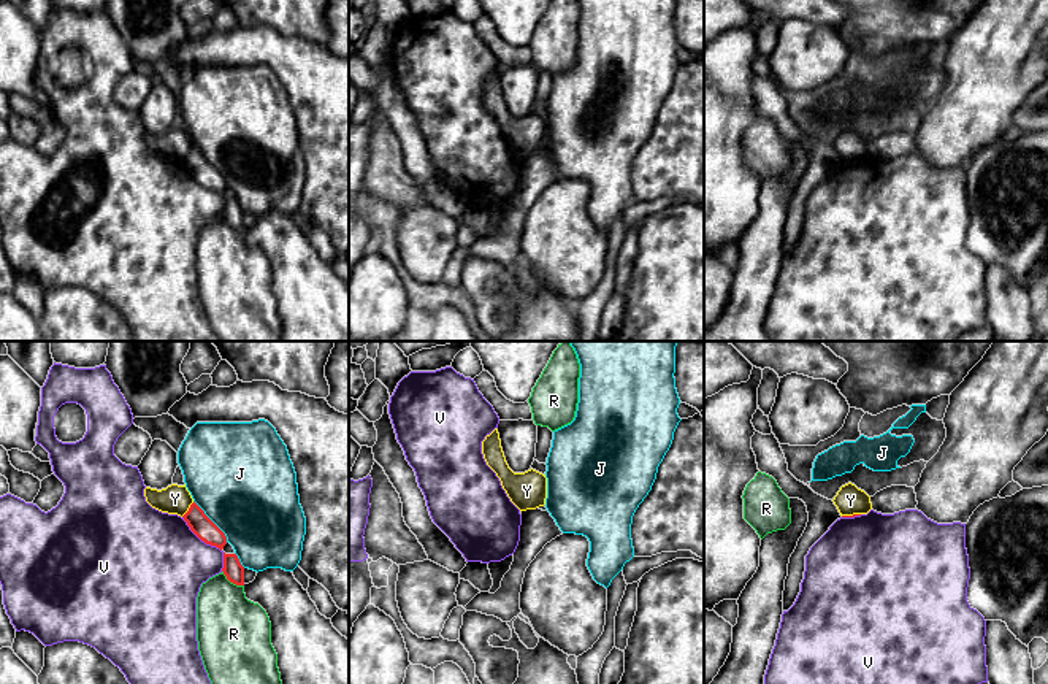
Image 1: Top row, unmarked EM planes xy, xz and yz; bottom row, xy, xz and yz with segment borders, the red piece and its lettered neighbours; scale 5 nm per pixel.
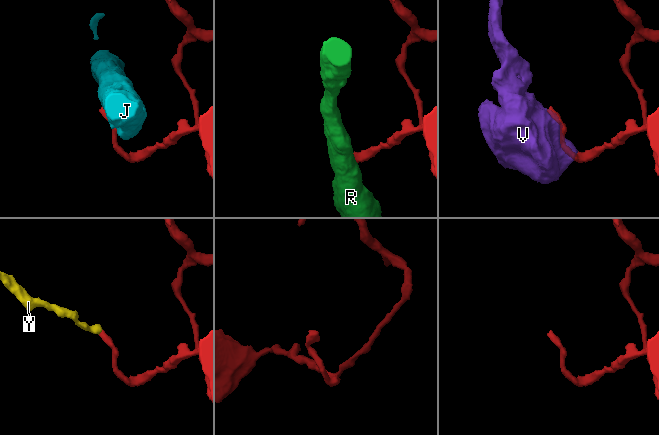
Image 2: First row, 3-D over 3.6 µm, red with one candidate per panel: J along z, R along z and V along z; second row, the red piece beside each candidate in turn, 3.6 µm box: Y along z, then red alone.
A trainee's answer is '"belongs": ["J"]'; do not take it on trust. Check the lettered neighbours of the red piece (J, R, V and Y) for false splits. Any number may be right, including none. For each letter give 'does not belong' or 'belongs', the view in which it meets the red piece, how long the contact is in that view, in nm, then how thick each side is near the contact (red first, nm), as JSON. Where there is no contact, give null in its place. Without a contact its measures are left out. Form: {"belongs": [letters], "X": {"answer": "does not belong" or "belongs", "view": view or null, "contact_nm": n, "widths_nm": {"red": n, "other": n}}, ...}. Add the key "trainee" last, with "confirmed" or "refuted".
{"belongs": [], "J": {"answer": "does not belong", "view": "xy", "contact_nm": 280, "widths_nm": {"red": 110, "other": 500}}, "R": {"answer": "does not belong", "view": "xy", "contact_nm": 140, "widths_nm": {"red": 100, "other": 360}}, "V": {"answer": "does not belong", "view": "xy", "contact_nm": 340, "widths_nm": {"red": 110, "other": 420}}, "Y": {"answer": "does not belong", "view": "xy", "contact_nm": 100, "widths_nm": {"red": 110, "other": 150}}, "trainee": "refuted"}

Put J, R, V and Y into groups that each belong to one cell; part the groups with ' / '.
J / R / V / Y

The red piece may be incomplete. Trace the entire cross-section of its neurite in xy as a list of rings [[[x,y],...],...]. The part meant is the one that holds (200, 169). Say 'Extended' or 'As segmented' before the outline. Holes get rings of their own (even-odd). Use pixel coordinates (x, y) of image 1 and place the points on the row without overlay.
As segmented. [[[195,146],[182,162],[201,186],[216,190],[220,195],[224,194],[227,189],[225,178],[205,159],[205,156]]]

